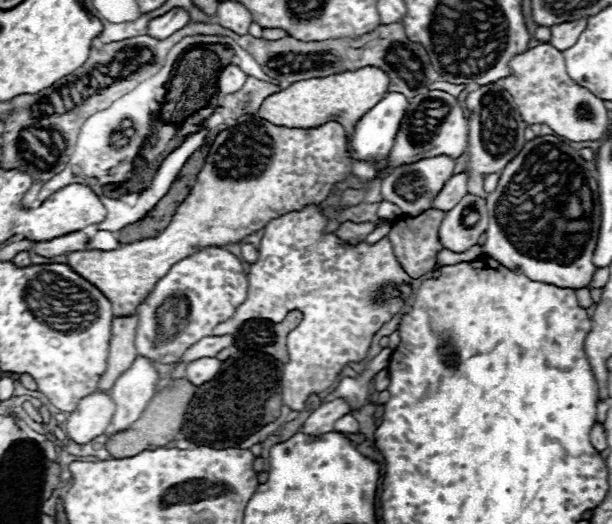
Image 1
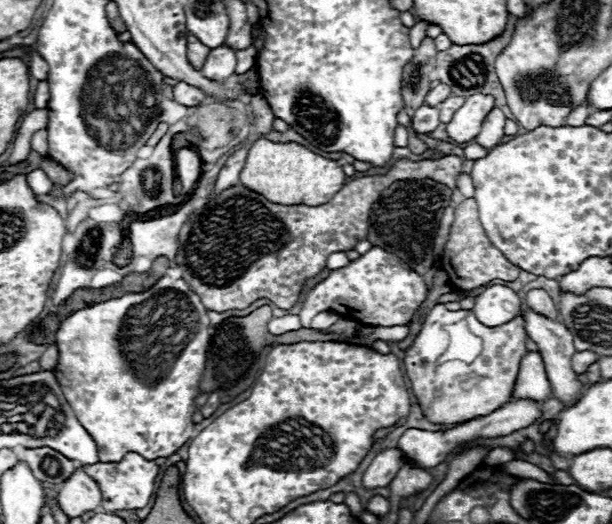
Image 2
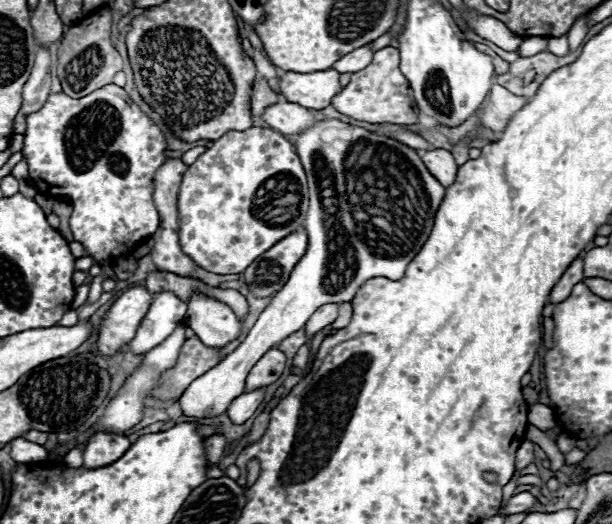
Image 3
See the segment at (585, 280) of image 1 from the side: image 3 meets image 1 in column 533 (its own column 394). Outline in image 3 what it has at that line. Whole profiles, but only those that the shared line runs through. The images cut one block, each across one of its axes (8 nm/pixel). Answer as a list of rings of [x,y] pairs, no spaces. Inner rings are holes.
[[[318,120],[308,132],[296,136],[296,152],[304,164],[308,186],[310,186],[310,206],[306,212],[306,232],[308,250],[304,258],[292,270],[284,288],[272,298],[268,308],[260,314],[254,328],[248,332],[246,340],[228,354],[220,364],[210,368],[206,374],[196,378],[180,398],[180,408],[184,416],[190,418],[214,418],[228,410],[228,404],[244,392],[244,382],[252,366],[276,344],[288,338],[292,332],[304,328],[308,318],[324,304],[350,302],[356,288],[368,278],[384,276],[398,280],[404,274],[408,262],[420,252],[426,242],[434,214],[444,200],[446,188],[426,170],[416,150],[406,144],[374,134],[370,130],[350,126],[338,120]]]

